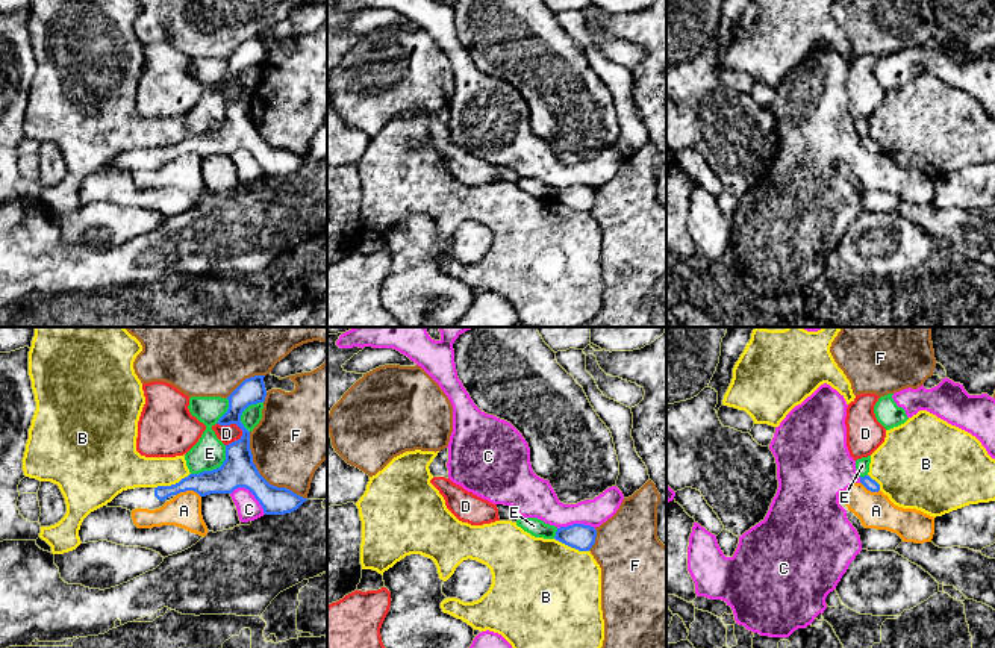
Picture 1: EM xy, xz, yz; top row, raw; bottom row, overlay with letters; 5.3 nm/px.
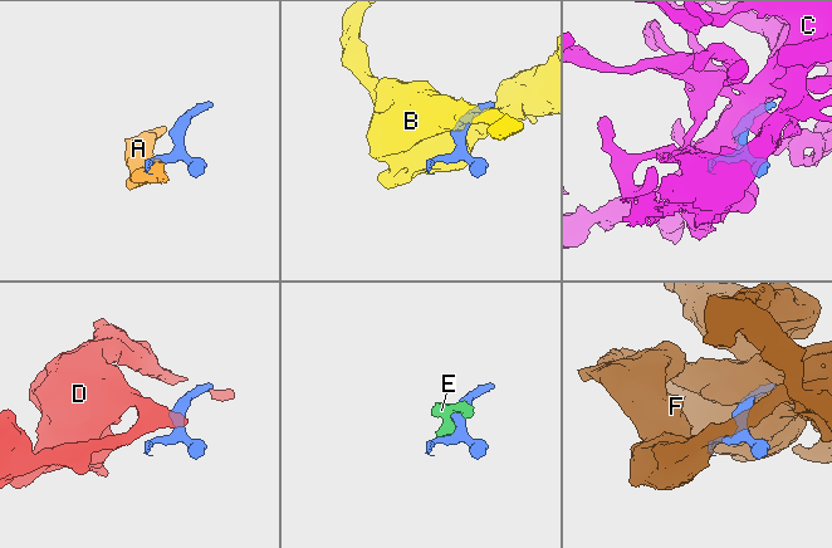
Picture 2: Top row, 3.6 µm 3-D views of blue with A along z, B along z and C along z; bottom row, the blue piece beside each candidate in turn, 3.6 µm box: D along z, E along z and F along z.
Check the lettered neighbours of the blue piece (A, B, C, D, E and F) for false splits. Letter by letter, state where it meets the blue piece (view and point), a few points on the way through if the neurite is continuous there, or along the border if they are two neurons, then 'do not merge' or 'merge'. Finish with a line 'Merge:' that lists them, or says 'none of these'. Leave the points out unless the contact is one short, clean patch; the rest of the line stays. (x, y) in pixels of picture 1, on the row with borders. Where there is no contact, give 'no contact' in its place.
A: contact xy (188, 489); border xy (176, 494), (194, 491), (200, 497); do not merge
B: contact xy (171, 485); do not merge
C: contact xy (252, 492); do not merge
D: contact xy (233, 423); border xy (217, 423), (235, 424), (241, 430), (241, 438); do not merge
E: contact xy (217, 468); do not merge
F: contact xy (261, 476); do not merge
Merge: none of these

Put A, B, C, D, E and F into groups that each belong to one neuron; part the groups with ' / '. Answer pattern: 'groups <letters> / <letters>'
groups A C E / B / D / F

